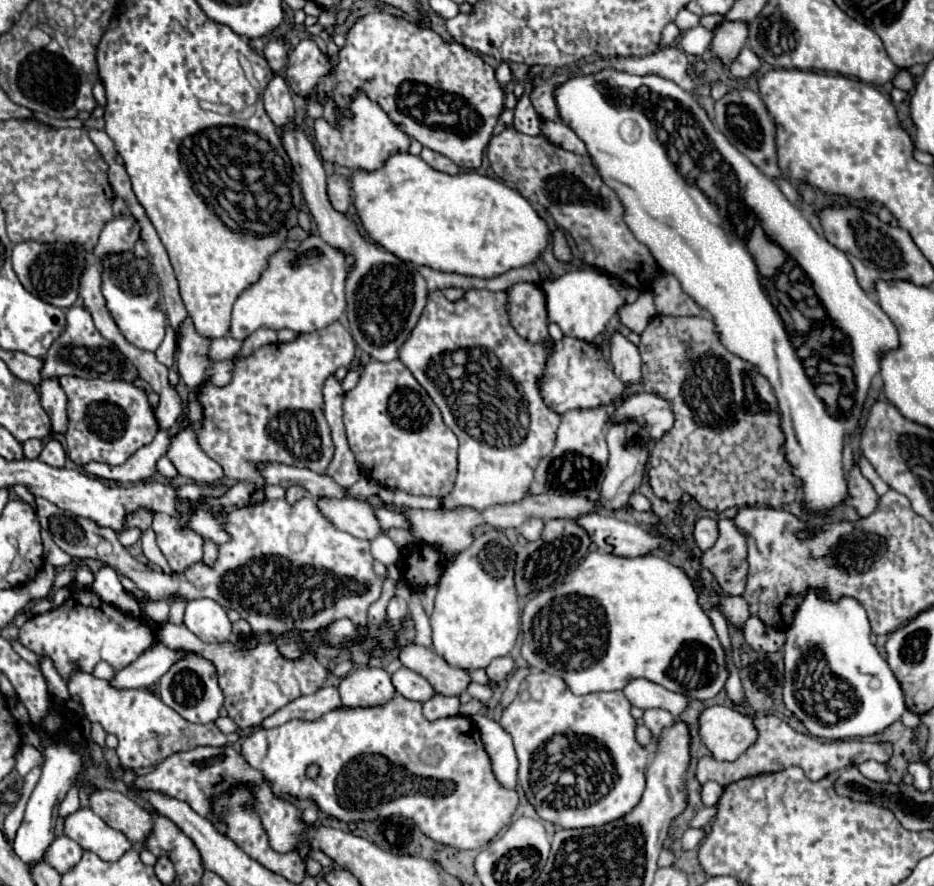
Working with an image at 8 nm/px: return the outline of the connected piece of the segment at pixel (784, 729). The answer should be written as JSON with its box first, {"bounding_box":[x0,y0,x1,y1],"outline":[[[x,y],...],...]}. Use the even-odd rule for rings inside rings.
{"bounding_box":[696,716,892,788],"outline":[[[762,716],[754,718],[754,726],[758,728],[758,740],[752,748],[748,748],[736,762],[718,762],[712,756],[704,756],[698,760],[698,770],[696,778],[700,784],[706,784],[708,780],[718,782],[722,788],[726,788],[732,782],[738,782],[748,776],[758,776],[766,772],[778,772],[786,770],[790,766],[800,766],[804,774],[810,780],[820,780],[828,774],[834,774],[842,768],[848,766],[860,766],[866,760],[876,760],[886,764],[892,756],[892,746],[890,744],[872,744],[872,742],[858,742],[858,740],[838,740],[838,742],[822,742],[804,734],[794,732],[784,720],[776,716]]]}

